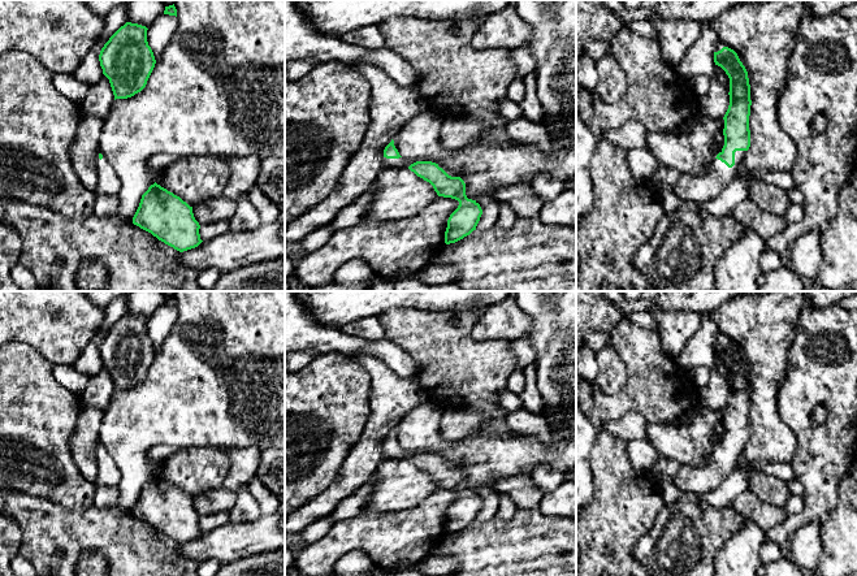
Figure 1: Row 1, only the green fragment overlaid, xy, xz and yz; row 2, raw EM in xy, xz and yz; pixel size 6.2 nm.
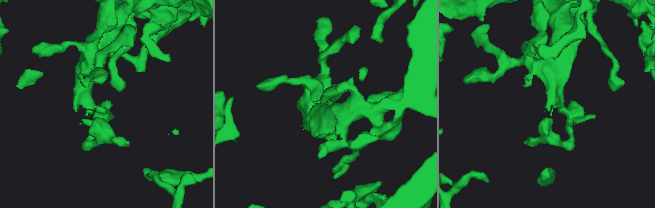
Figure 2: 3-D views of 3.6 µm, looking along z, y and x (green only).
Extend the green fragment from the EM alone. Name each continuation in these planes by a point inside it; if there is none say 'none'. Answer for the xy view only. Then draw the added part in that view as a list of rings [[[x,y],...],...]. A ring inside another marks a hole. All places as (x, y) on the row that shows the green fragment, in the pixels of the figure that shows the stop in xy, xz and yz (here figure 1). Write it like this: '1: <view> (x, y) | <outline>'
1: xy (108, 182) | [[[103,156],[100,160],[96,160],[96,169],[98,169],[98,183],[95,189],[95,194],[118,194],[122,182],[117,176],[114,168],[109,164],[109,161]]]

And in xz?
1: xz (389, 163) | [[[384,157],[384,164],[385,164],[385,168],[393,168],[393,169],[408,168],[408,165],[403,157],[399,157],[399,159]]]

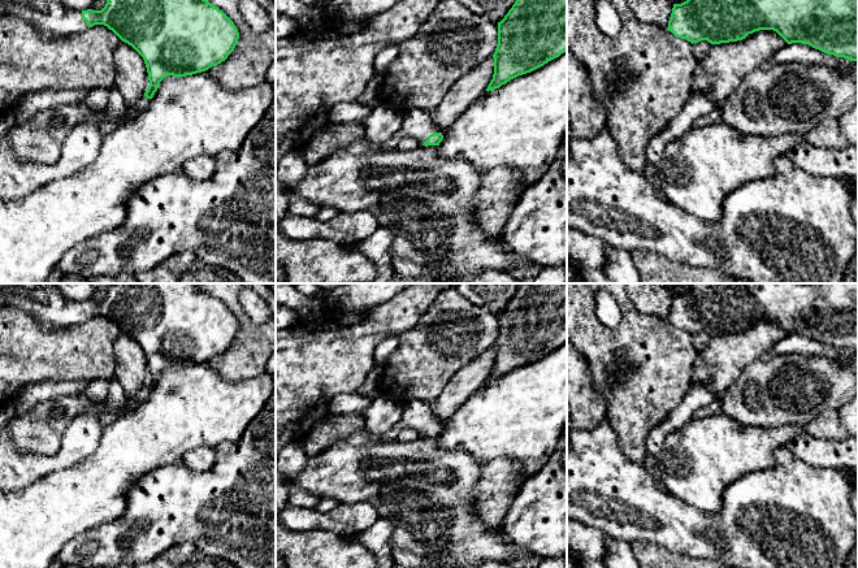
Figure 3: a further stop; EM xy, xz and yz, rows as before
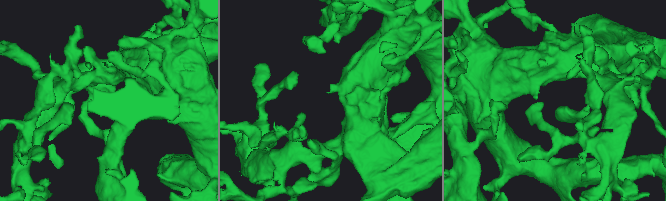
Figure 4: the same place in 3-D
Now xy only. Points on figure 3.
1: xy (52, 20) | [[[3,0],[8,14],[35,25],[44,39],[60,38],[88,29],[82,13],[64,6],[58,0]]]
2: xy (143, 103) | [[[144,95],[135,103],[136,104],[136,109],[138,109],[138,113],[139,112],[143,112],[144,109],[148,108],[151,103],[151,99],[147,99]]]

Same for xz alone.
1: xz (416, 122) | [[[413,108],[403,113],[403,122],[399,131],[380,147],[384,151],[394,151],[399,140],[404,136],[417,138],[424,144],[428,136],[434,133],[441,133],[441,130],[432,123],[430,112]]]

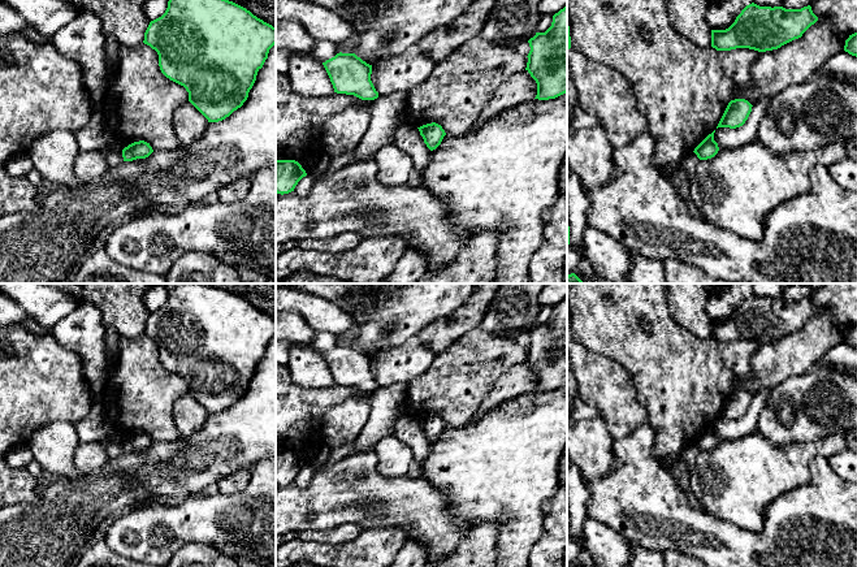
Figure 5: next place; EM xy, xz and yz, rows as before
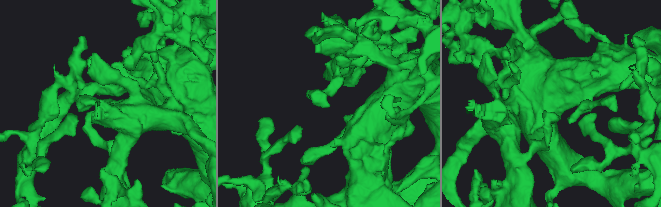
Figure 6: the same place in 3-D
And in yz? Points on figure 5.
1: yz (689, 161) | [[[692,151],[688,155],[685,155],[680,164],[681,164],[681,172],[687,173],[688,177],[692,177],[697,165],[700,163],[700,159],[697,157],[697,155]]]

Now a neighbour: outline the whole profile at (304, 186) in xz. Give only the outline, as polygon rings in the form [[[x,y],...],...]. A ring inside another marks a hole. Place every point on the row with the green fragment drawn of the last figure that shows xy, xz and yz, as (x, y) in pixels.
[[[303,177],[298,185],[295,186],[294,191],[299,195],[308,195],[316,183],[315,178]]]

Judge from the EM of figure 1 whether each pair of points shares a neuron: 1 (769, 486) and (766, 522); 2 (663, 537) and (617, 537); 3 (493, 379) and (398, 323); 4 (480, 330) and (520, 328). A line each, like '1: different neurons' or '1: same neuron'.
1: different neurons
2: different neurons
3: same neuron
4: same neuron

